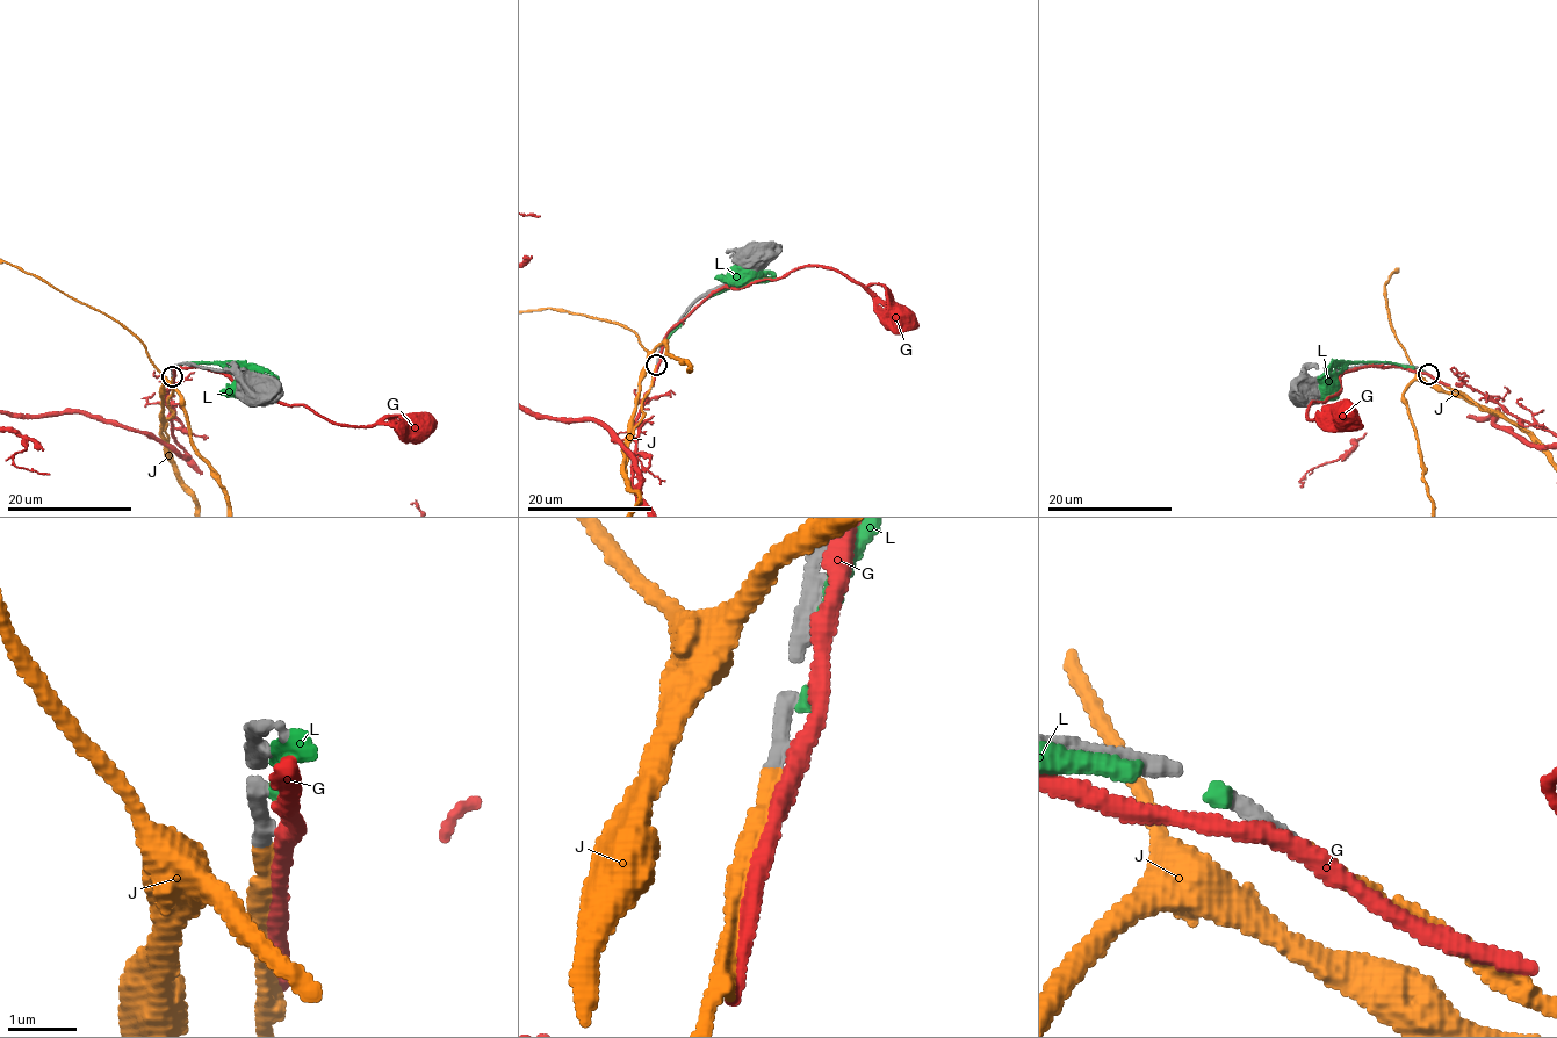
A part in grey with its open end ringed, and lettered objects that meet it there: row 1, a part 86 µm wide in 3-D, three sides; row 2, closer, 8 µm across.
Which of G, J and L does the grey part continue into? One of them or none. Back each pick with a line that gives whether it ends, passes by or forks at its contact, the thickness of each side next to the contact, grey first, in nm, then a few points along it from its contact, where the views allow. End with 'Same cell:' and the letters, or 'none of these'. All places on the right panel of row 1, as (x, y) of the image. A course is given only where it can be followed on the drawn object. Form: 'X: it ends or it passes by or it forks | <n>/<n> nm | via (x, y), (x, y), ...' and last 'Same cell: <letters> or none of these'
J: it ends | 240/220 nm
Same cell: J

